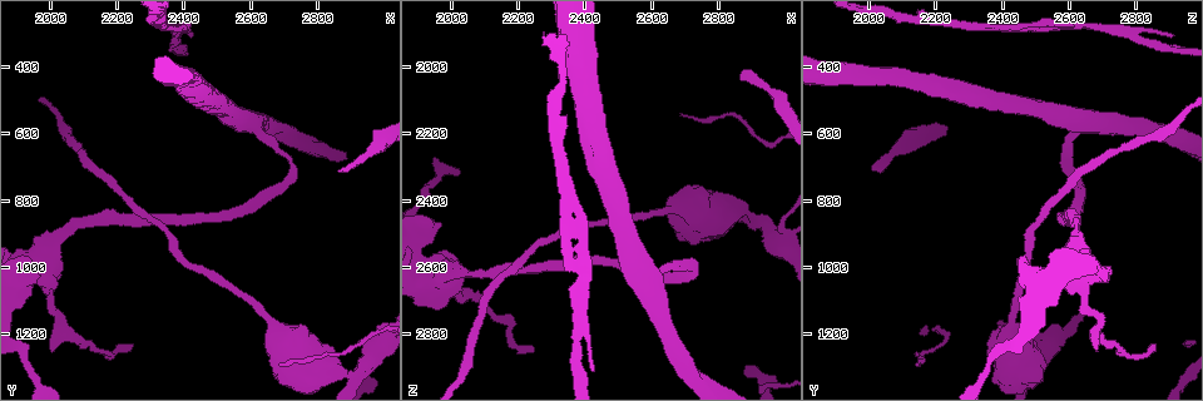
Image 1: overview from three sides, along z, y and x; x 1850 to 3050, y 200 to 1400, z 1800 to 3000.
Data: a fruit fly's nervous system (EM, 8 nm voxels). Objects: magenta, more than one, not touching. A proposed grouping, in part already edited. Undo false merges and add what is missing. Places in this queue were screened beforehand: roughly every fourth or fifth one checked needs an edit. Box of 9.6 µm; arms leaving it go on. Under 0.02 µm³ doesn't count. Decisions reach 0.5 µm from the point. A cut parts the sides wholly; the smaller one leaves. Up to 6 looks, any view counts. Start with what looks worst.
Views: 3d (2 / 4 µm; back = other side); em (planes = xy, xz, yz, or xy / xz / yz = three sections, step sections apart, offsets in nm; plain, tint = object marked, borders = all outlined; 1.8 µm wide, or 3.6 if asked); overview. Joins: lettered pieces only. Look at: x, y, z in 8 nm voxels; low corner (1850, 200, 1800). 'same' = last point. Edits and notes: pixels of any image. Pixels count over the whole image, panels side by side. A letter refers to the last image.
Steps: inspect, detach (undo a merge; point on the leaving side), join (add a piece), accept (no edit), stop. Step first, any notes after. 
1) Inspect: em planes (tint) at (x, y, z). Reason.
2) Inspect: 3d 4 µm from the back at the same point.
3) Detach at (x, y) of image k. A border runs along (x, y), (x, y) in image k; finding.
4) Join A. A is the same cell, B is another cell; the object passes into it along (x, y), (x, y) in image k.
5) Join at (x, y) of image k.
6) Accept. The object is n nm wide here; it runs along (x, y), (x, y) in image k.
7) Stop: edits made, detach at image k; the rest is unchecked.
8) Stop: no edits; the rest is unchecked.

Inspect: em planes (borders) at (2390, 270, 2560). Arms part here.

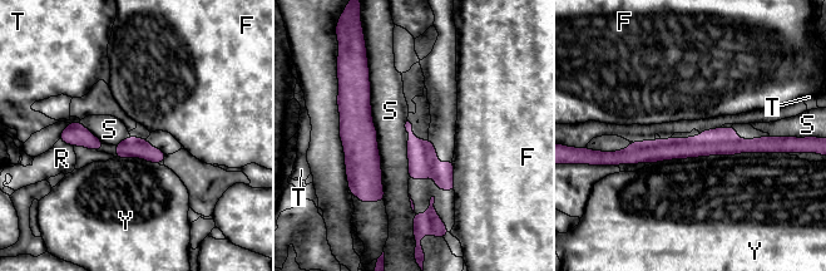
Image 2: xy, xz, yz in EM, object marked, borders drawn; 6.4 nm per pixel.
Accept. F, R, S, T and Y are other cells; a border runs along (367, 63), (384, 200) in image 2; continuous, no second neuron.

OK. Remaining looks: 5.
Inspect: em planes (plain) at (2900, 1320, 2440). Calibre changes.

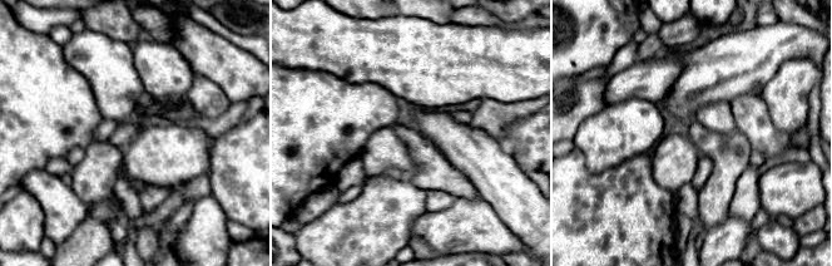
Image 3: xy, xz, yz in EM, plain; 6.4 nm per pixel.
Inspect: em planes (borders) at the same point.

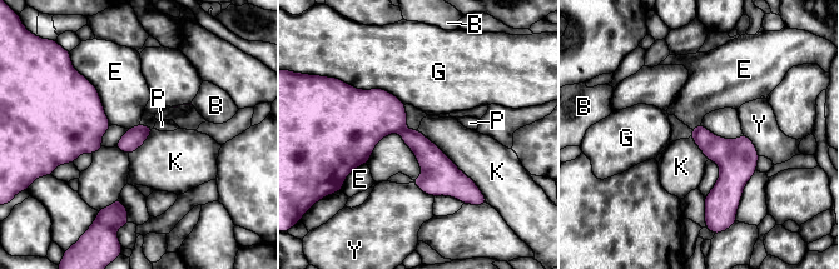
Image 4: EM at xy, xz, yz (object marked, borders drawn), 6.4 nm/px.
Detach at (430, 155) of image 4. The longest contact is with K, 600 nm; B, E, G, K, P and Y are other cells; a border runs along (405, 126), (398, 133) in image 4; two neurons meet here.

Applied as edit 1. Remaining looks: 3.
Inspect: overview. See it whole again.

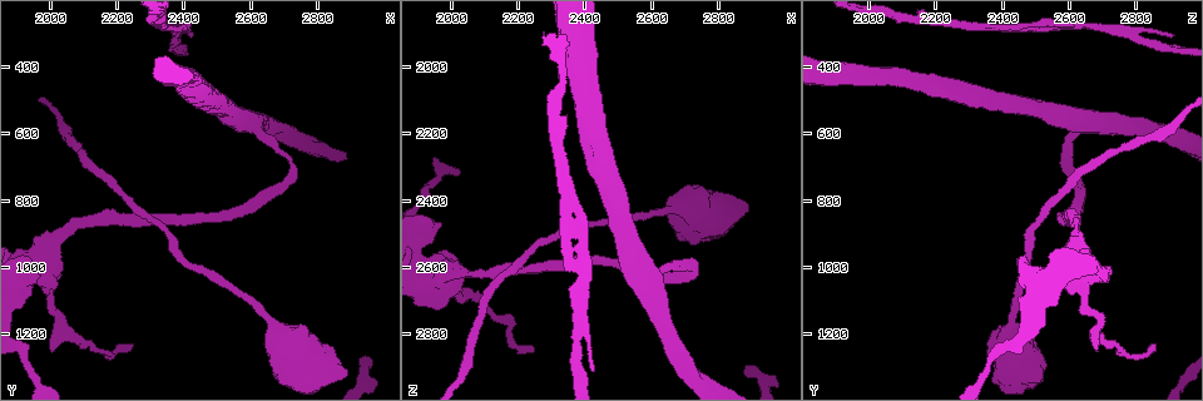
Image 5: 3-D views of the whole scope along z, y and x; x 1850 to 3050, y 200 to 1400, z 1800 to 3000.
Inspect: em planes (borders) at (2710, 680, 2590).

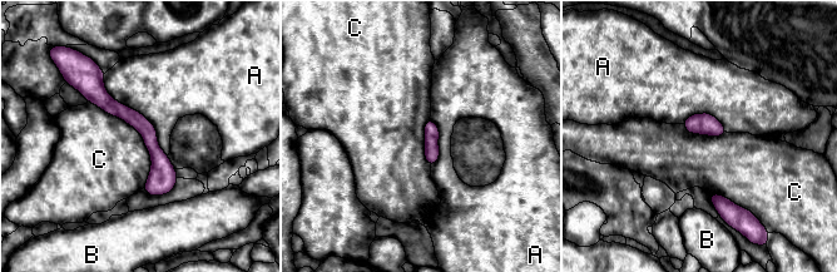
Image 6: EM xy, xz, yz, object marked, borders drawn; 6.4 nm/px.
Accept. A, B and C are other cells; one neuron here.

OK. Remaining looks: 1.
Stop: edits made, detach at image 4; the rest is unchecked.

